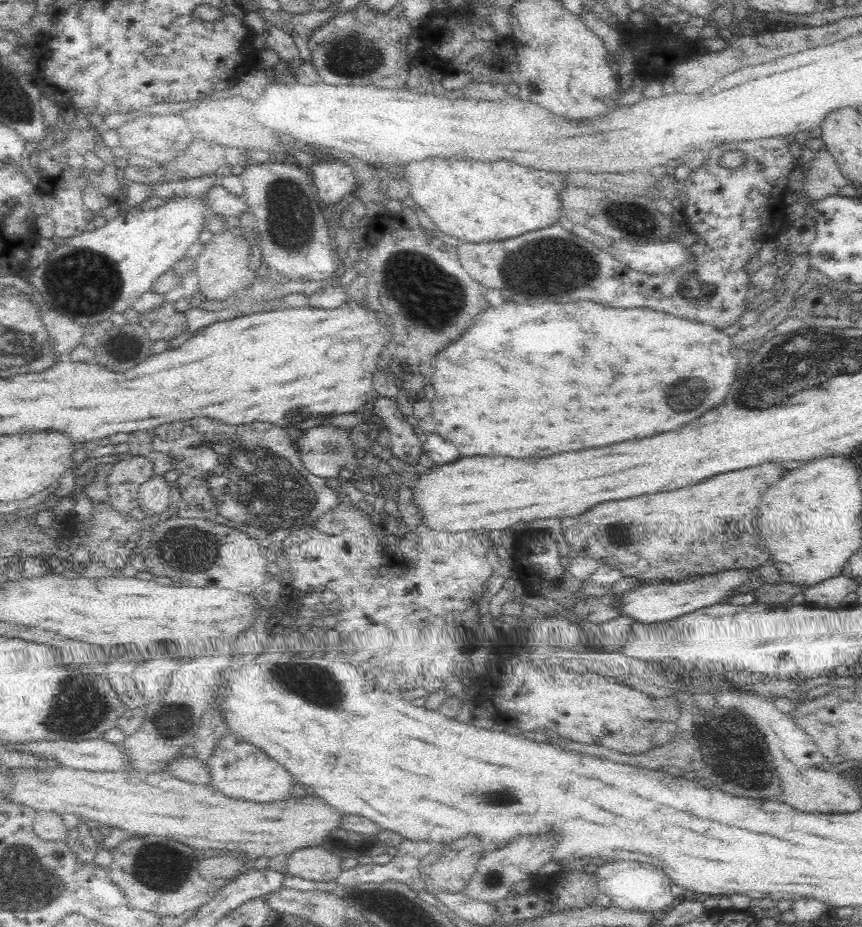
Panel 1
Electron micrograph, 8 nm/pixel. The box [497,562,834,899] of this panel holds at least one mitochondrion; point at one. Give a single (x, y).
(749, 772)

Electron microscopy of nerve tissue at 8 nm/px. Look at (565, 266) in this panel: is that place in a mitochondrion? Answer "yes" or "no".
yes

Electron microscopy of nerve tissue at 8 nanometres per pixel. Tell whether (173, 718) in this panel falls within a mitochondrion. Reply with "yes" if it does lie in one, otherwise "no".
yes

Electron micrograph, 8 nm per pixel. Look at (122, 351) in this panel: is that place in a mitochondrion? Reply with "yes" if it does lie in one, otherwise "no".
yes

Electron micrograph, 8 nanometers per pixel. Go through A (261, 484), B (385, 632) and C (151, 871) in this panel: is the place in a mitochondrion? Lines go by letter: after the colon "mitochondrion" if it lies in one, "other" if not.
A: mitochondrion
B: other
C: mitochondrion

